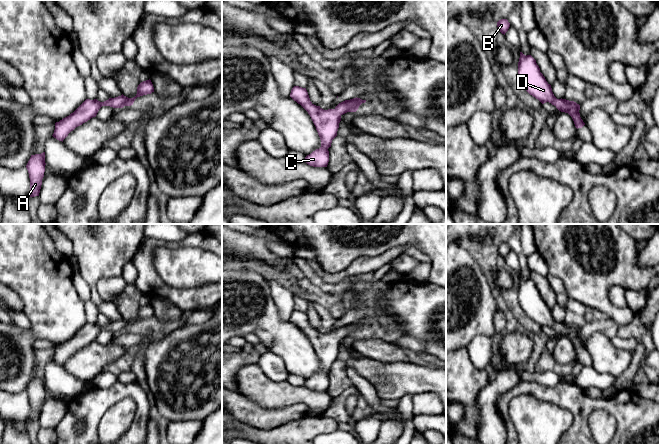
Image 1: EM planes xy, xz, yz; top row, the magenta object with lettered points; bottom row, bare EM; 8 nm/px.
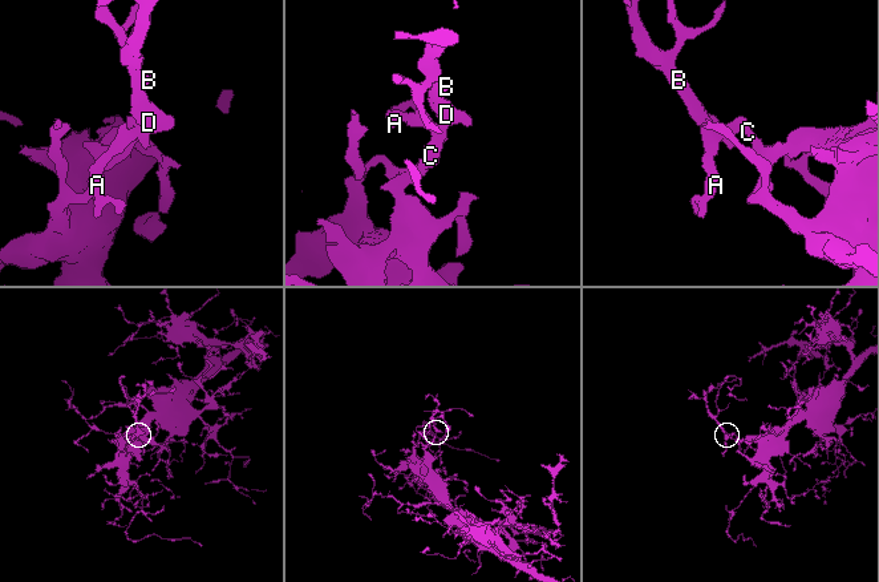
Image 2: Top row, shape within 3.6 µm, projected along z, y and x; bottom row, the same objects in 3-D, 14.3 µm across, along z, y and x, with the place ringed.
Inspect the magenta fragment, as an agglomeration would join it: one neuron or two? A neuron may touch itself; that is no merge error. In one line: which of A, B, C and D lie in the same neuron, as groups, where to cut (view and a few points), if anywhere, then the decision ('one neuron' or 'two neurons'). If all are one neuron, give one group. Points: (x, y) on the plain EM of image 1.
A B C D | no cut | one neuron

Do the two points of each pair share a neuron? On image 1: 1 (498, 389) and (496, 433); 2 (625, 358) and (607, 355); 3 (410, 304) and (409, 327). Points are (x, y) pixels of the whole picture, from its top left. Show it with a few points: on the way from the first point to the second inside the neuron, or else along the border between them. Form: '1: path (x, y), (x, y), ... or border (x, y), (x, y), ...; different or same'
1: path (490, 400), (490, 422); same
2: path (621, 358), (611, 358); same
3: path (410, 310), (410, 321); same

